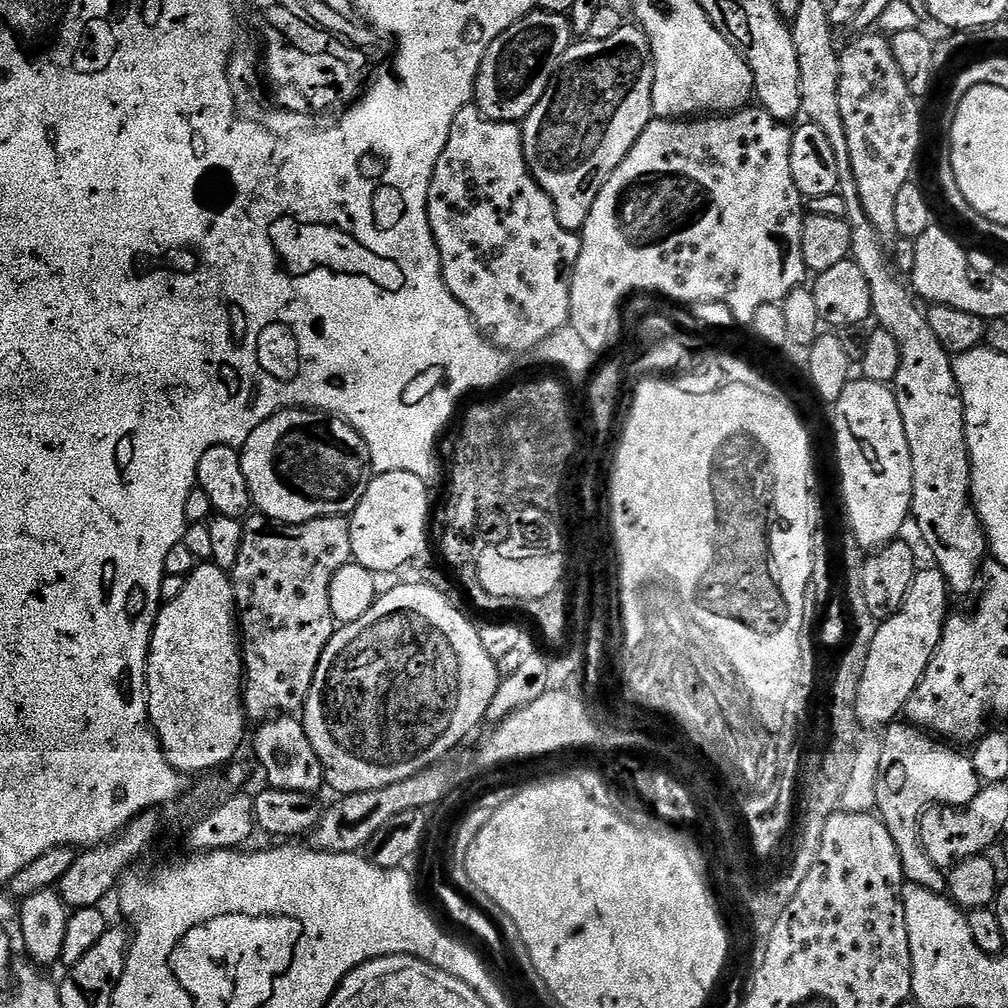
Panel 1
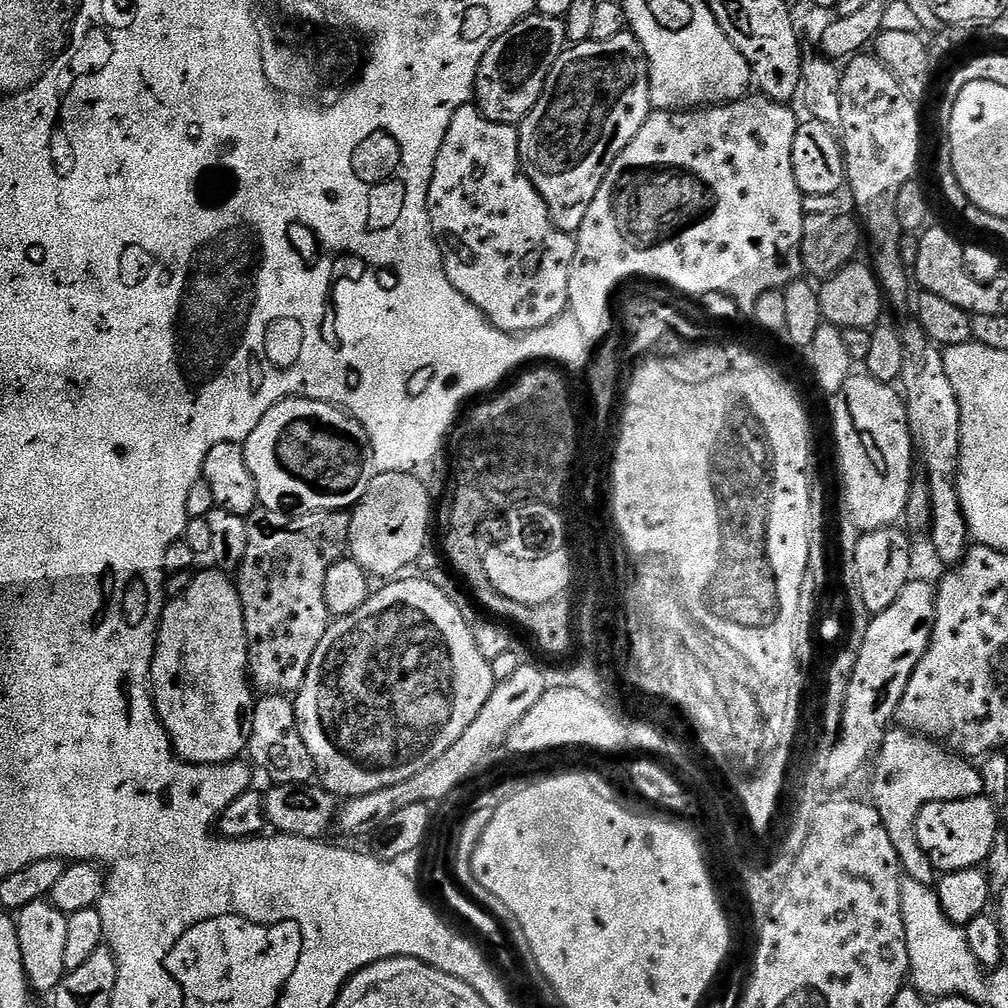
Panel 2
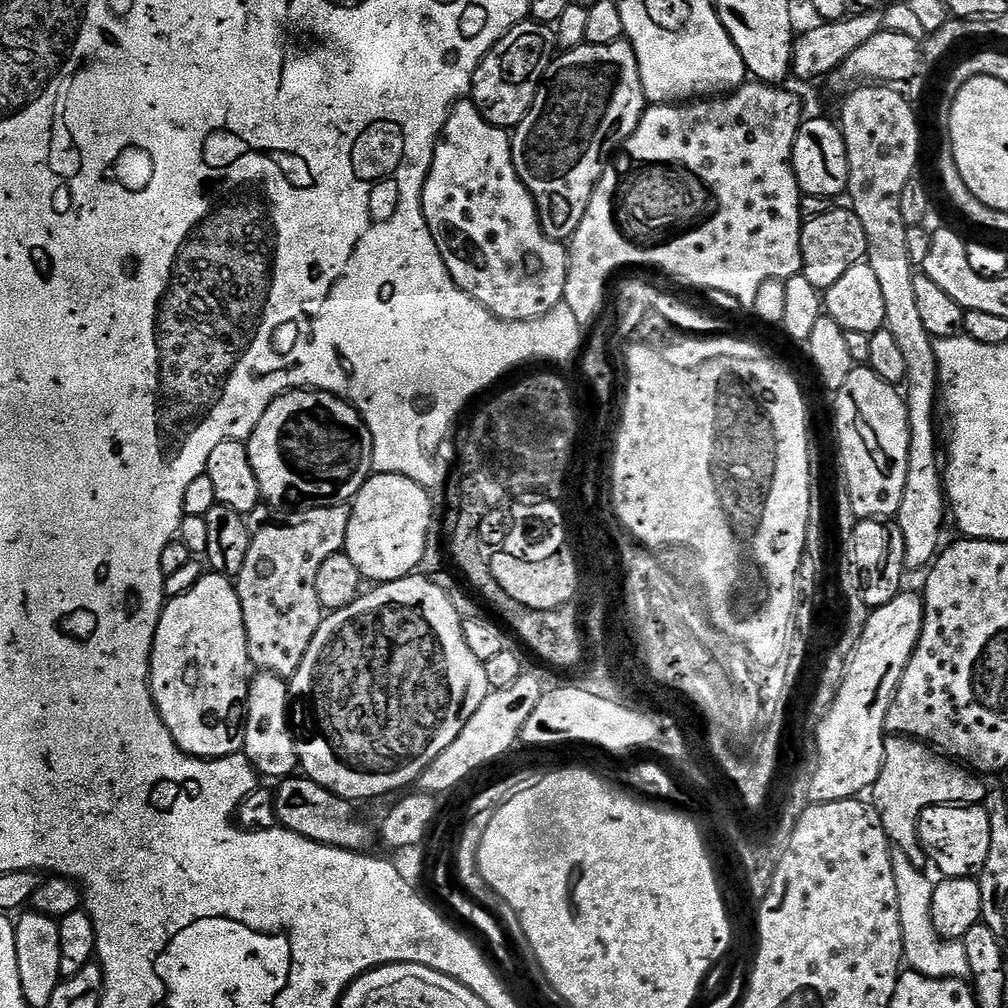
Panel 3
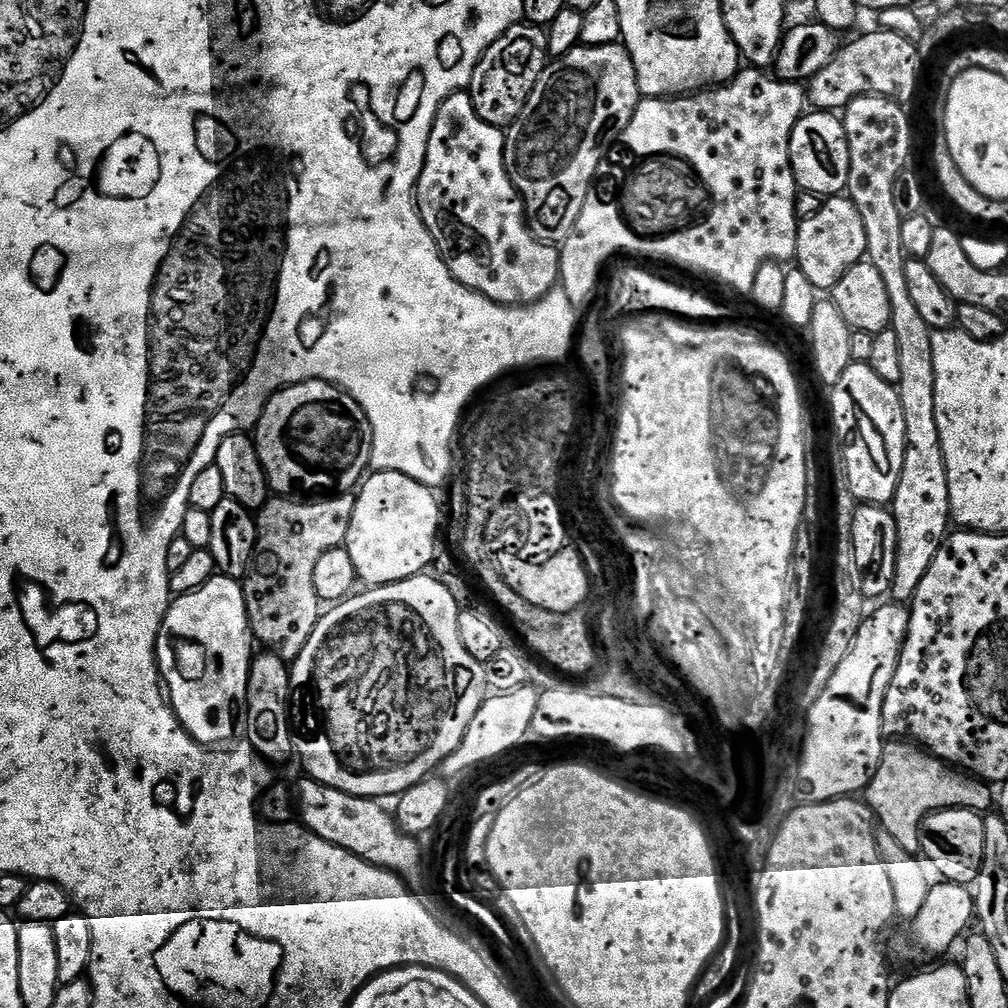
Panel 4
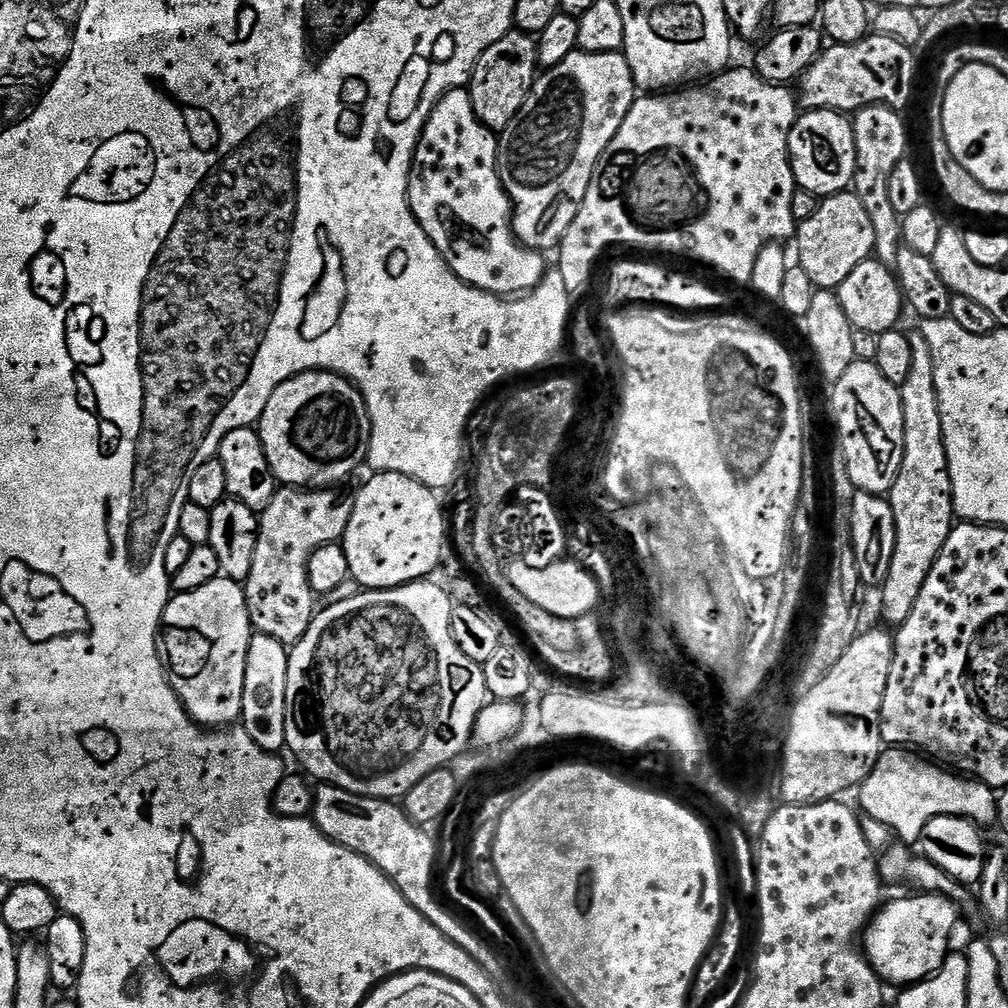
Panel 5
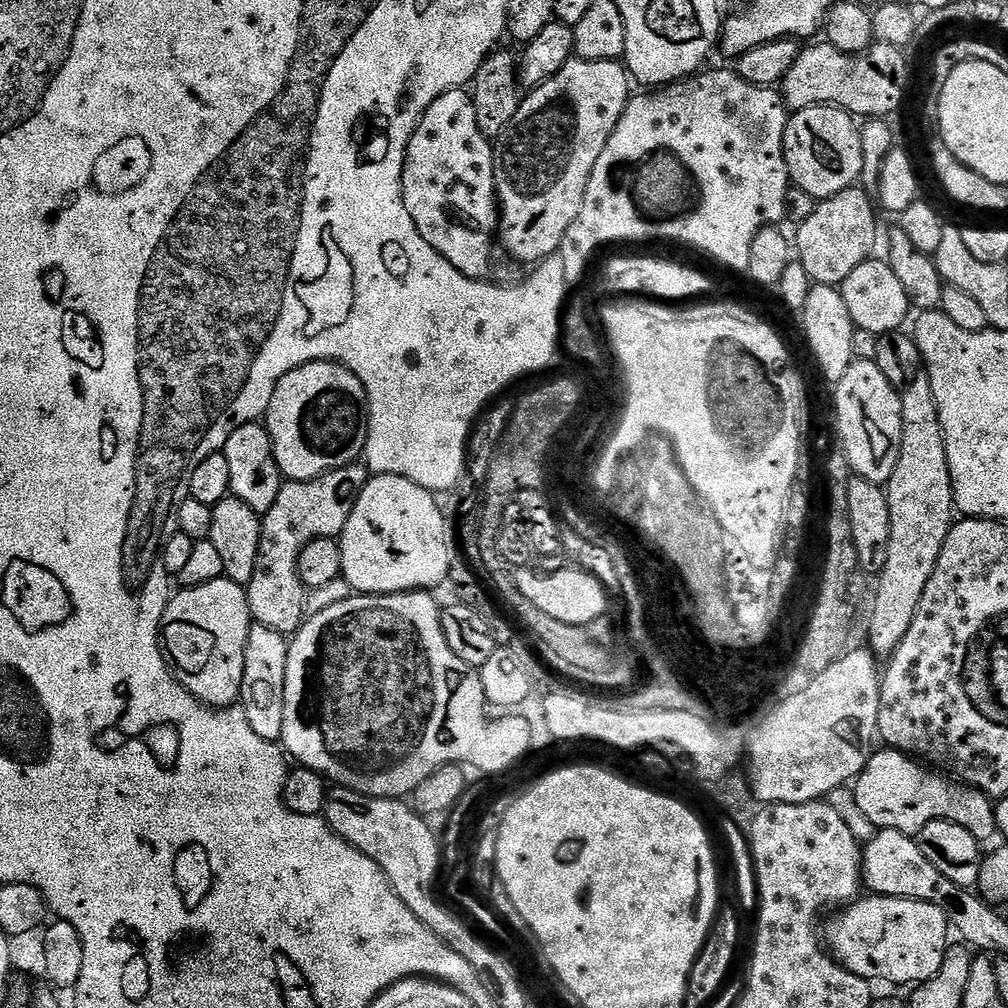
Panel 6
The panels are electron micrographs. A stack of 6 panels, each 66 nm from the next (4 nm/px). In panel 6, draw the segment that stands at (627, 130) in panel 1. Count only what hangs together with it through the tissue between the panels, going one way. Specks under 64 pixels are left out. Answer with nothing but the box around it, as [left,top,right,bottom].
[494,58,630,266]

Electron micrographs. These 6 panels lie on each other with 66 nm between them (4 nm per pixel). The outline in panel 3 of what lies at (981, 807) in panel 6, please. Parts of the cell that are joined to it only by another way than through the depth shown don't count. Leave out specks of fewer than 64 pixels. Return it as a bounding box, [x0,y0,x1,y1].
[870,735,990,866]

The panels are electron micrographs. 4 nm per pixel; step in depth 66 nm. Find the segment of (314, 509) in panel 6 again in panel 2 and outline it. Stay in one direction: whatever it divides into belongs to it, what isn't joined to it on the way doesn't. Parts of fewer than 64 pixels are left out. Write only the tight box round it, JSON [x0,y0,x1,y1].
[234,506,352,693]

